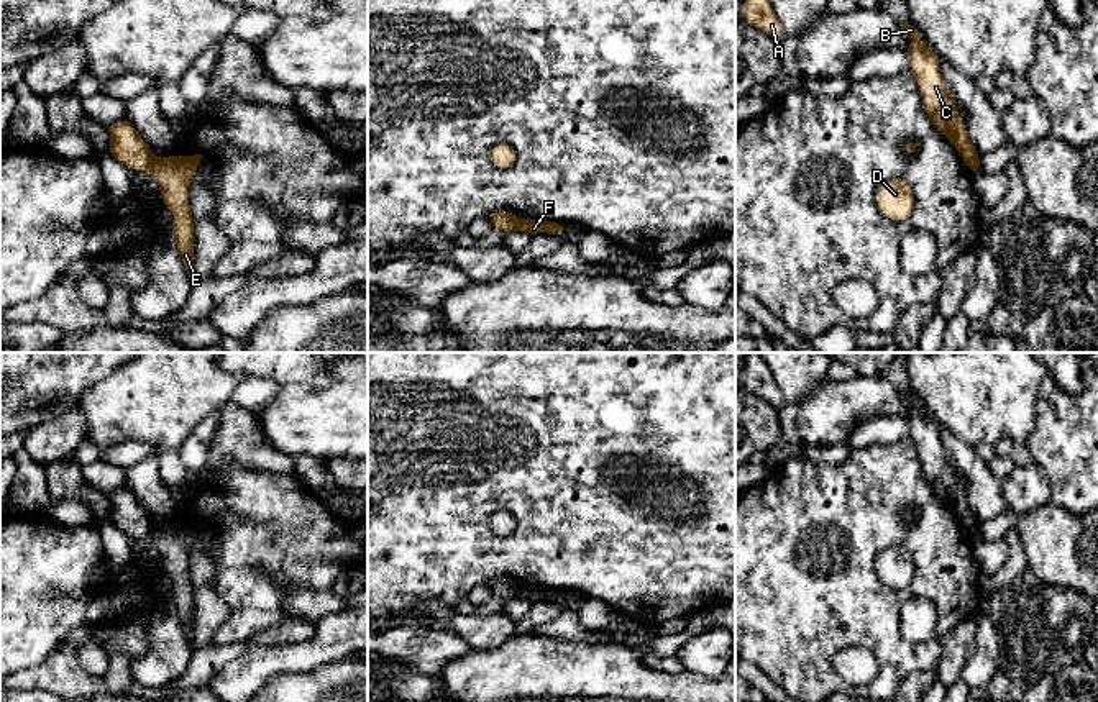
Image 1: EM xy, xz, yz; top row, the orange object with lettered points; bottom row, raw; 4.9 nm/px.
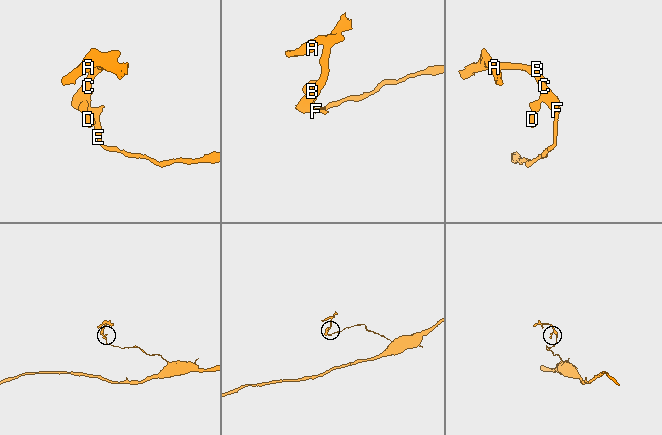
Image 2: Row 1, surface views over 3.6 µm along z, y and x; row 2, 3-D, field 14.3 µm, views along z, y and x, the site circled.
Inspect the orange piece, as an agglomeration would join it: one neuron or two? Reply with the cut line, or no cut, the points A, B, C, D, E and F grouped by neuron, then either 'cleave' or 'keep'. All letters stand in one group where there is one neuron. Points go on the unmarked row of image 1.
xy (156, 527), (148, 537) | A B C D / E F | cleave

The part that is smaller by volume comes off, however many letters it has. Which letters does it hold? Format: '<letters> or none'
A, B, C, D

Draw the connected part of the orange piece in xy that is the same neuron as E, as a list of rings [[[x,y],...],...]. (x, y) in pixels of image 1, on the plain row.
[[[179,522],[156,526],[149,540],[161,554],[161,568],[172,581],[171,604],[181,618],[184,635],[192,650],[197,650],[194,636],[194,582],[189,571],[189,554],[202,522]]]

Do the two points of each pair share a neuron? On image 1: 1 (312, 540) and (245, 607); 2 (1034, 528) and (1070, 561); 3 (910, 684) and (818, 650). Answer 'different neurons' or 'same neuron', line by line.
1: same neuron
2: same neuron
3: different neurons

